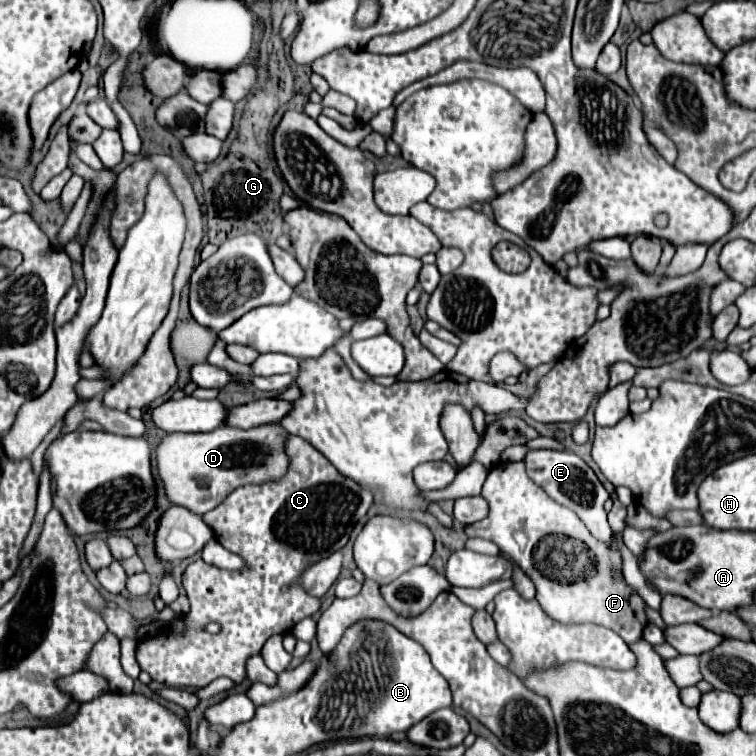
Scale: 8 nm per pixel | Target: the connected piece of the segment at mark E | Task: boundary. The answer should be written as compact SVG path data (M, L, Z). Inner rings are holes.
M535 449L535 451L527 453L525 465L527 465L527 473L531 475L531 479L537 485L541 485L545 489L545 493L551 495L551 499L555 499L563 507L573 509L597 539L601 539L605 543L611 541L613 531L607 523L607 513L603 509L603 503L609 499L609 493L605 491L605 487L601 485L601 481L593 473L593 469L579 455L575 455L571 451Z

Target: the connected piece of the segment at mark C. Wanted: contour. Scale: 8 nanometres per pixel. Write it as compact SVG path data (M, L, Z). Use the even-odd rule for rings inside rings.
M289 437L287 451L291 457L291 465L285 481L239 487L231 495L227 495L227 499L219 507L203 515L203 521L215 531L217 541L231 553L243 555L249 567L245 571L225 571L209 567L203 559L195 559L187 565L183 573L183 587L187 591L191 609L187 615L183 615L183 633L175 633L173 627L167 625L157 635L149 635L137 641L137 663L153 677L153 681L165 687L187 691L203 689L221 675L233 679L235 683L241 683L245 679L247 655L259 653L269 637L289 633L295 623L319 611L321 599L309 595L297 581L307 567L319 563L321 559L347 545L355 523L369 511L373 493L357 485L353 479L341 475L315 447L311 447L301 437ZM211 621L221 625L219 635L205 633L205 623Z

